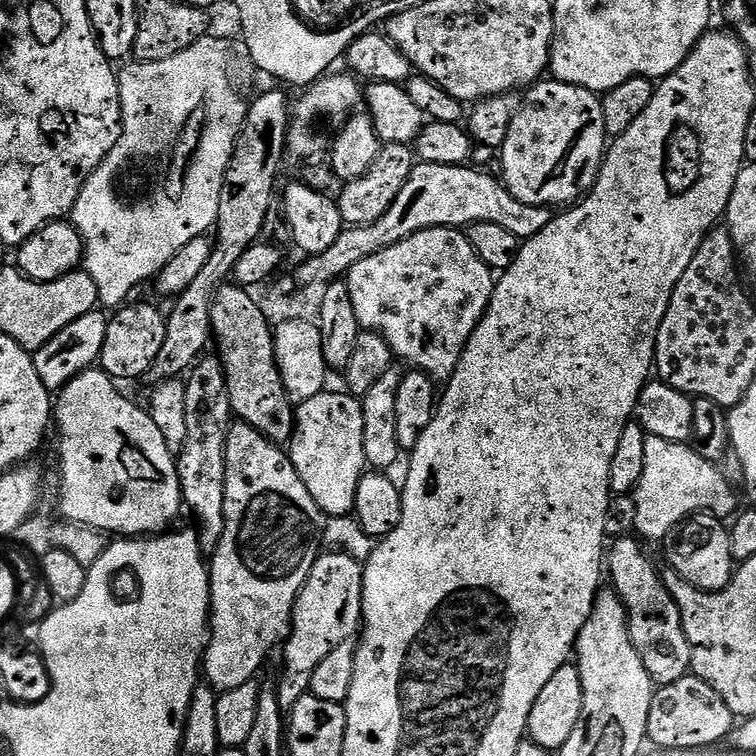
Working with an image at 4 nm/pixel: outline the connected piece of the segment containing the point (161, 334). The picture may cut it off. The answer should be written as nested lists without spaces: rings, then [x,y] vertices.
[[[125,303],[111,313],[98,361],[102,371],[117,382],[147,377],[154,366],[154,358],[158,358],[158,350],[162,350],[162,342],[168,337],[168,322],[163,311],[160,313],[152,304],[132,303]]]

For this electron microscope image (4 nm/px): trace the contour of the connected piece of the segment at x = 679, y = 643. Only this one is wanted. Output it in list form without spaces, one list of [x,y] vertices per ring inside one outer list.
[[[629,536],[613,544],[611,541],[606,556],[606,576],[612,579],[611,591],[618,593],[624,603],[628,612],[630,642],[634,642],[634,650],[638,650],[638,658],[642,658],[642,666],[646,666],[646,674],[650,674],[653,685],[678,682],[678,678],[689,675],[692,670],[692,647],[682,630],[678,602],[674,602],[670,590],[666,590],[661,569],[656,569],[651,558],[644,553],[645,545]]]

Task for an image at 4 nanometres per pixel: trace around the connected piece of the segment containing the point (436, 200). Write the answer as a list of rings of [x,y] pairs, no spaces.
[[[417,163],[413,167],[410,178],[406,178],[406,186],[398,193],[398,198],[378,218],[378,222],[370,222],[357,228],[348,226],[338,234],[338,242],[317,256],[308,256],[305,264],[296,272],[296,284],[303,286],[312,283],[329,285],[334,280],[347,277],[348,271],[362,258],[370,258],[370,254],[378,254],[378,250],[386,250],[386,246],[394,246],[410,234],[418,234],[427,228],[459,228],[467,229],[469,224],[478,222],[495,222],[510,230],[521,242],[534,238],[546,226],[550,226],[554,215],[551,207],[539,208],[518,202],[514,194],[499,179],[473,166],[455,164],[454,166],[438,166],[437,164]]]

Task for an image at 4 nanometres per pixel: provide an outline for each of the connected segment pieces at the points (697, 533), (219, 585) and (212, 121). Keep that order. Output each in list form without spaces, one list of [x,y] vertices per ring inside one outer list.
[[[697,514],[689,516],[679,528],[670,530],[668,537],[662,541],[667,567],[672,568],[686,582],[699,588],[701,592],[720,592],[728,585],[734,575],[734,559],[731,552],[731,538],[729,529],[724,528],[725,521],[711,514]]]
[[[233,423],[226,438],[226,526],[215,552],[210,556],[210,602],[212,614],[208,648],[202,661],[202,676],[213,692],[229,692],[259,677],[260,667],[272,651],[279,649],[292,629],[292,611],[322,551],[326,517],[310,498],[310,490],[298,478],[291,455],[270,442],[254,426]]]
[[[215,34],[203,36],[182,54],[162,58],[162,62],[125,63],[118,79],[124,133],[118,138],[118,146],[90,174],[70,213],[70,222],[84,243],[83,271],[94,278],[100,304],[108,310],[119,309],[139,284],[159,276],[186,242],[215,229],[222,182],[249,106],[236,85],[232,48]]]

